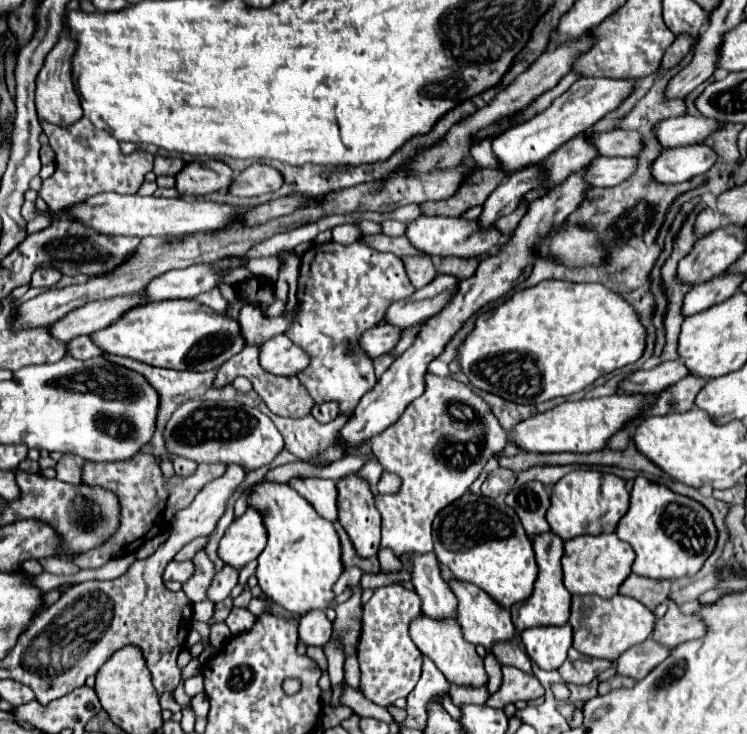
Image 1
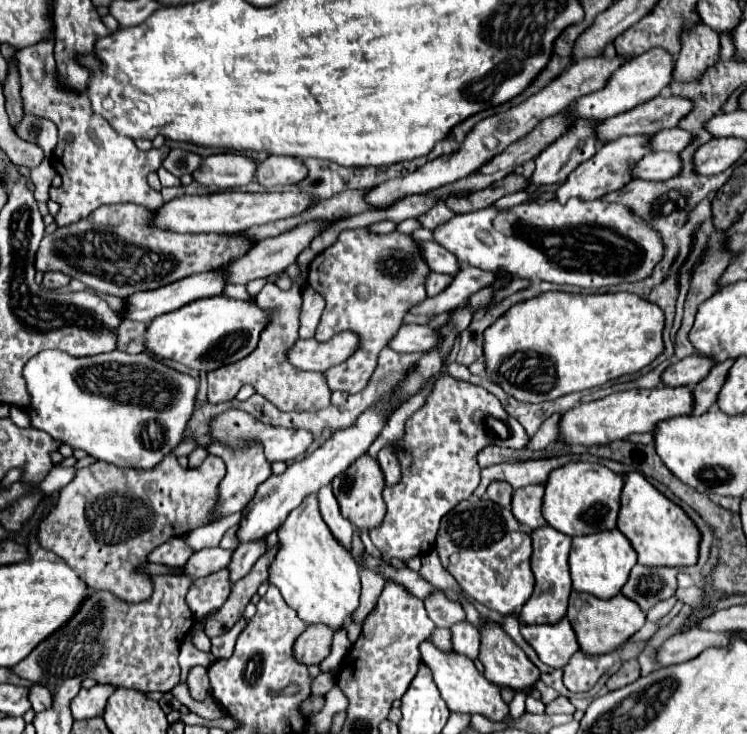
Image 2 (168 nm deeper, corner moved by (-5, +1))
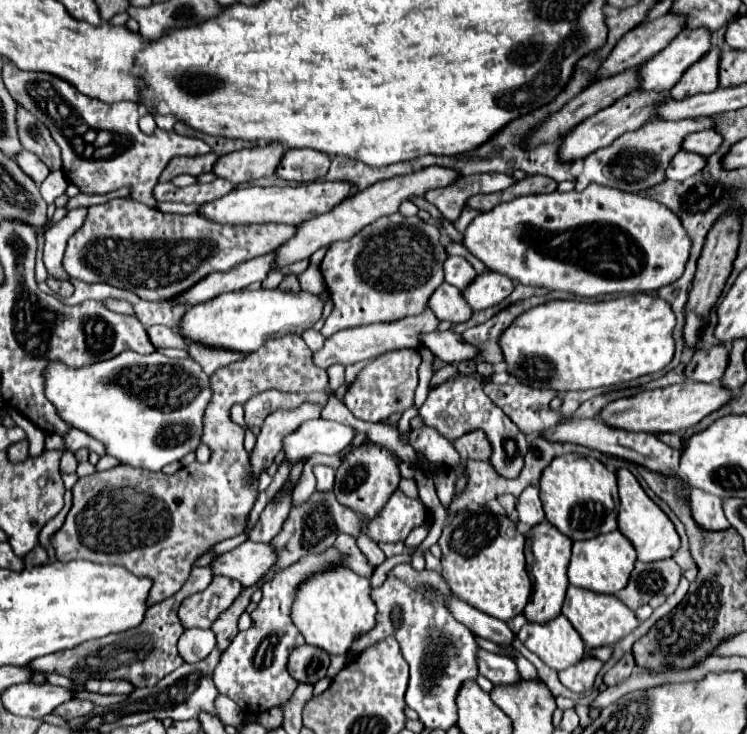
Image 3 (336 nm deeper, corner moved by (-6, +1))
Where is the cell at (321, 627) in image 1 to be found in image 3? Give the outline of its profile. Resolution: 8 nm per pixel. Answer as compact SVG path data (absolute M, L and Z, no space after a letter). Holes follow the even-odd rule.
M300 645L288 657L288 671L300 683L316 683L326 675L330 665L328 651L320 651L320 647Z

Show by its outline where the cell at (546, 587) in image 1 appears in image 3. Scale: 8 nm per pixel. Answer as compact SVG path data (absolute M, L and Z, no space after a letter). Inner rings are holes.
M548 521L538 523L526 533L526 569L532 579L532 587L534 587L532 597L528 605L524 607L524 617L528 621L548 623L556 615L560 615L560 609L562 609L562 603L568 591L566 569L570 561L570 549L572 549L572 541L560 531L556 531L556 527L552 527Z

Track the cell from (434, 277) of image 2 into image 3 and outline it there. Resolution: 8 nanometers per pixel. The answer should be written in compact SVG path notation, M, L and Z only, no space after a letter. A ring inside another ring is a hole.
M442 283L428 301L428 307L434 311L438 319L446 319L450 323L464 323L470 319L472 309L460 295L460 289L452 287L450 283Z

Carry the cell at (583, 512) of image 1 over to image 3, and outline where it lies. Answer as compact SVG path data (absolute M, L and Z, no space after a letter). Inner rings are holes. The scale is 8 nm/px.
M562 455L556 457L542 471L540 479L540 499L546 513L546 519L572 541L592 539L602 533L618 529L616 523L616 497L618 497L618 479L610 473L598 459L582 455Z

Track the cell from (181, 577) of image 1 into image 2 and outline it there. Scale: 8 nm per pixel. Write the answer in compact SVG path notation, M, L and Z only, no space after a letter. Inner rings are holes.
M221 547L201 549L191 555L191 559L187 561L187 565L183 565L183 569L185 569L185 575L199 579L199 577L207 577L219 569L227 569L231 563L231 557L233 557L233 551L229 551L229 549L221 549Z

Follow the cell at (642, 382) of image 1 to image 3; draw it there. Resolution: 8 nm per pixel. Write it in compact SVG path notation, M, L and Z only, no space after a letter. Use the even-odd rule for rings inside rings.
M716 345L710 349L696 349L690 363L684 367L688 381L716 383L728 365L728 347Z

